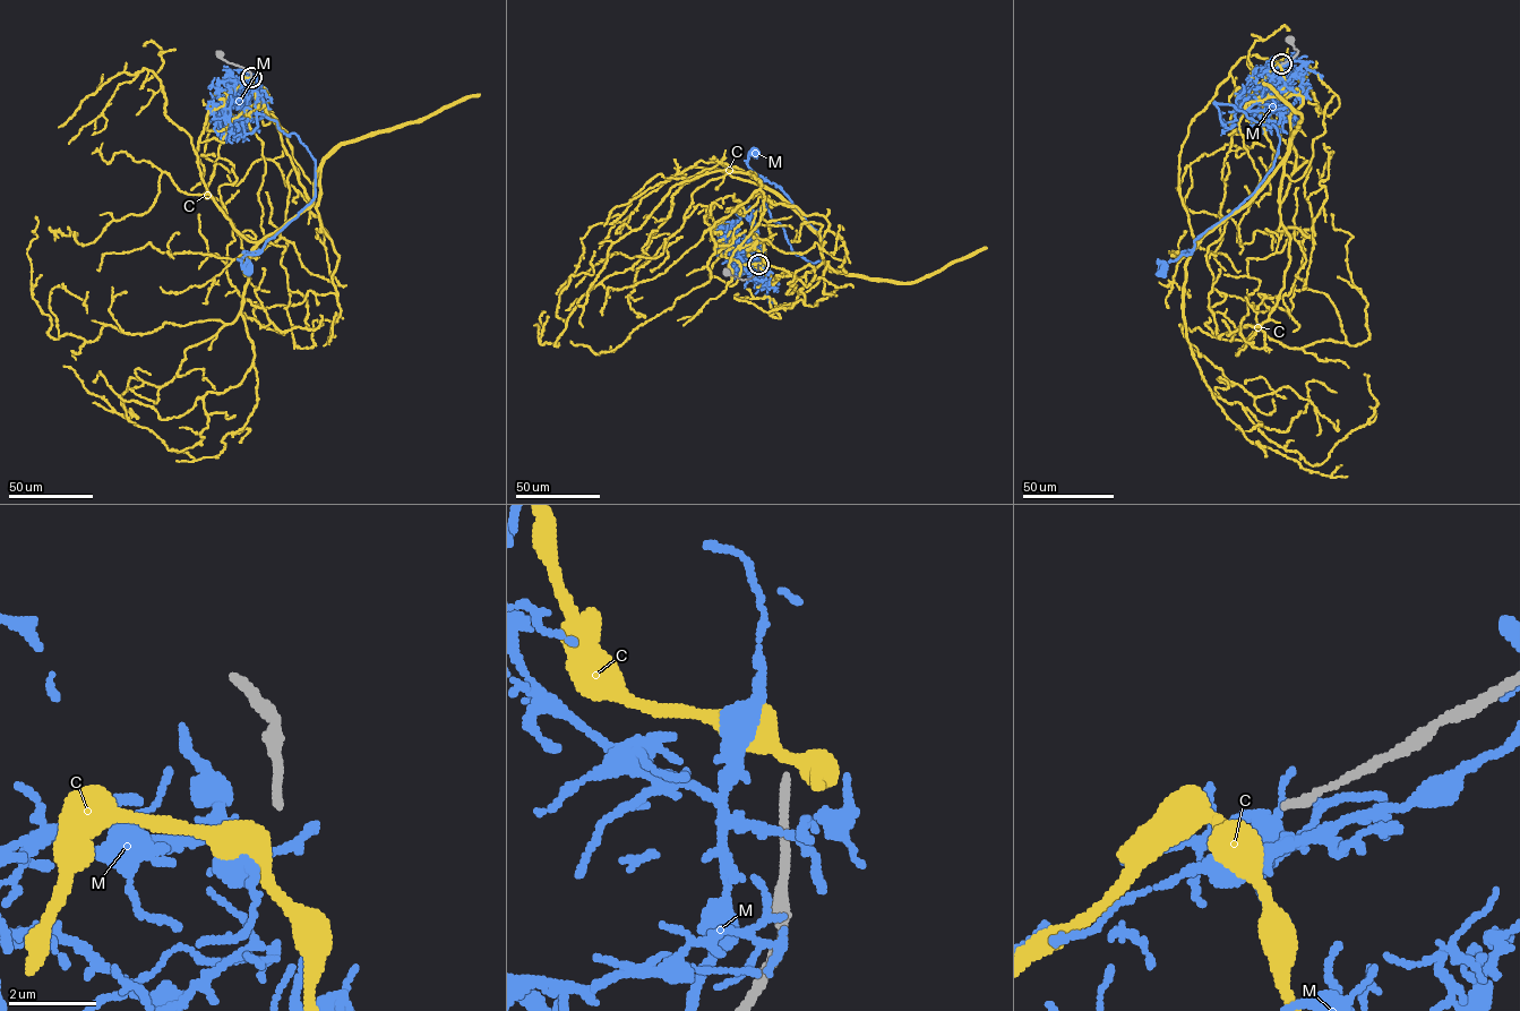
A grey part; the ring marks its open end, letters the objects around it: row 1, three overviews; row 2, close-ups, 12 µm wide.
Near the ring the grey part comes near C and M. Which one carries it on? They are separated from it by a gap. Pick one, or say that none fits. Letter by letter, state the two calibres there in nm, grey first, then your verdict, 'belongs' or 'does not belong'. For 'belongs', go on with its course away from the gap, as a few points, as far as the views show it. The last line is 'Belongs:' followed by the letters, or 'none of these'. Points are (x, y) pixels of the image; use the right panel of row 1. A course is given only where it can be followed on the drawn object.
C: 190 nm thick on the grey side, 600 nm on the other; does not belong
M: 190 nm thick on the grey side, 220 nm on the other; does not belong
Belongs: none of these

